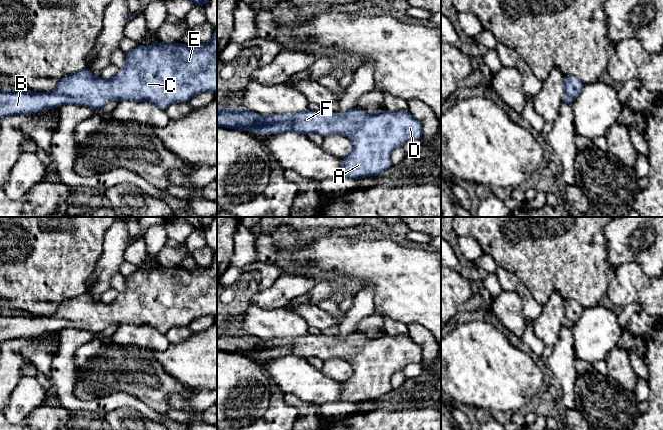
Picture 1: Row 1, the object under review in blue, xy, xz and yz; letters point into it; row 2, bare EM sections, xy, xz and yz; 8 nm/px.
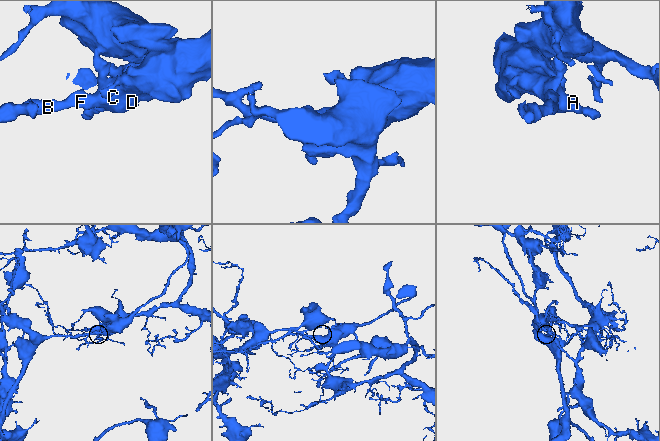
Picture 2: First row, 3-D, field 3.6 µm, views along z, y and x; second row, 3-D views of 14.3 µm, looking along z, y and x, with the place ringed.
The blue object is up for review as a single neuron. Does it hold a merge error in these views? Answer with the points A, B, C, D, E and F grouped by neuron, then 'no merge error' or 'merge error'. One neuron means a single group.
A B C D E F | no merge error

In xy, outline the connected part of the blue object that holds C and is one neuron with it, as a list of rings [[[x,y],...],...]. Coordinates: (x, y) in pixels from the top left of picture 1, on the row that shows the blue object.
[[[217,29],[209,44],[187,46],[158,41],[148,47],[138,45],[126,53],[126,65],[112,79],[95,77],[85,68],[63,77],[52,92],[0,91],[0,119],[31,115],[73,103],[97,111],[111,100],[152,102],[161,110],[166,110],[172,103],[188,103],[193,96],[205,91],[217,92]]]

